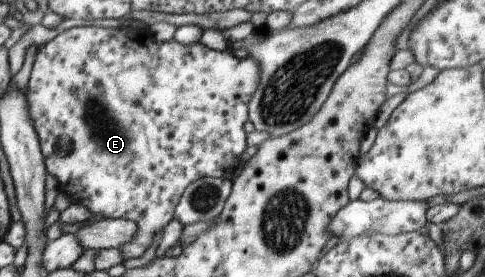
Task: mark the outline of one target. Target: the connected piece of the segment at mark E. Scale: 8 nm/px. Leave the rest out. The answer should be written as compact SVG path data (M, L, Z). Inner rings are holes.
M81 26L61 30L55 38L40 47L29 77L25 98L47 172L57 178L60 190L71 198L73 204L86 206L94 215L101 214L107 219L131 219L138 224L136 237L119 248L123 253L124 261L140 257L146 248L150 247L154 232L161 230L174 218L175 207L189 184L205 176L232 179L236 175L235 172L241 165L241 154L247 146L243 124L248 120L249 101L259 86L261 73L261 65L251 55L238 59L230 48L217 51L205 47L200 42L190 45L175 40L156 42L148 30L128 26L117 28Z

